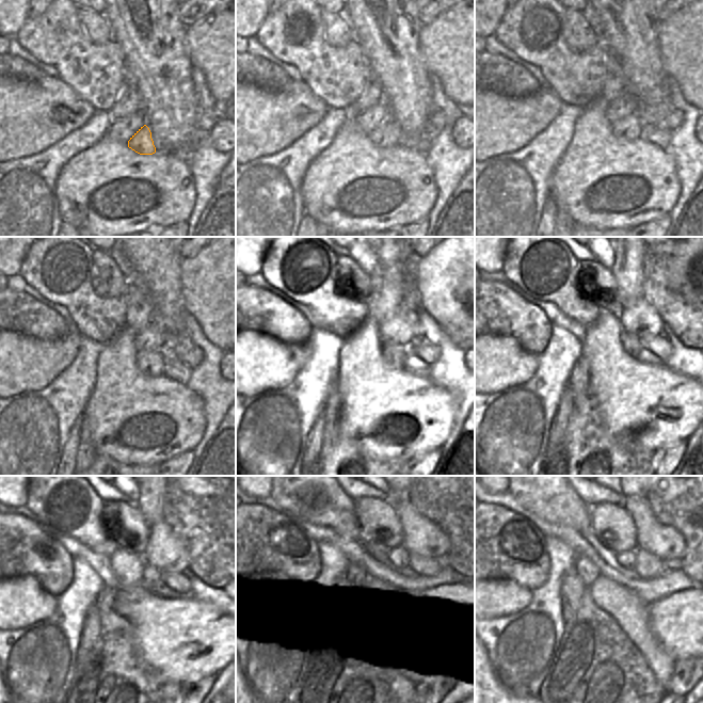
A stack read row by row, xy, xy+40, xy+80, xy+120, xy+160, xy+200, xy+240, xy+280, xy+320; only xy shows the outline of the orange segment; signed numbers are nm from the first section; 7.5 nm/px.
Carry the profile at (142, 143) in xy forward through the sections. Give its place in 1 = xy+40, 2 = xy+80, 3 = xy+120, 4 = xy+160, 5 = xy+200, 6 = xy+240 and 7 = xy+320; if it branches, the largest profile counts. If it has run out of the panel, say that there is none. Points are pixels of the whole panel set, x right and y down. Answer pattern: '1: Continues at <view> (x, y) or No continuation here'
1: Continues at xy+40 (387, 134)
2: Continues at xy+80 (629, 128)
3: Continues at xy+120 (149, 363)
4: Continues at xy+160 (396, 356)
5: Continues at xy+200 (632, 345)
6: Continues at xy+240 (153, 578)
7: Continues at xy+320 (627, 559)

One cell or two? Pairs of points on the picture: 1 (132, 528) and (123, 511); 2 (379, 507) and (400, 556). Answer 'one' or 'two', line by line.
1: one
2: two

